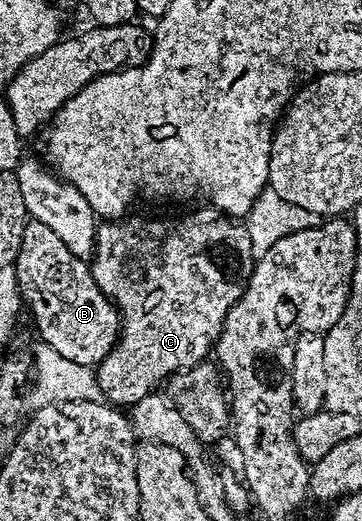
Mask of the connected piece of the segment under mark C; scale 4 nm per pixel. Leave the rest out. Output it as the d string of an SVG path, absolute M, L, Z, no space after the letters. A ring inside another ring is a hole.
M199 207L203 208L176 220L146 220L131 214L98 225L95 250L89 259L91 277L118 309L120 330L109 354L95 368L95 377L103 400L112 406L141 402L141 398L152 395L158 389L155 387L158 384L160 387L174 372L204 363L223 328L227 312L243 297L253 267L246 227L232 222L216 208Z

